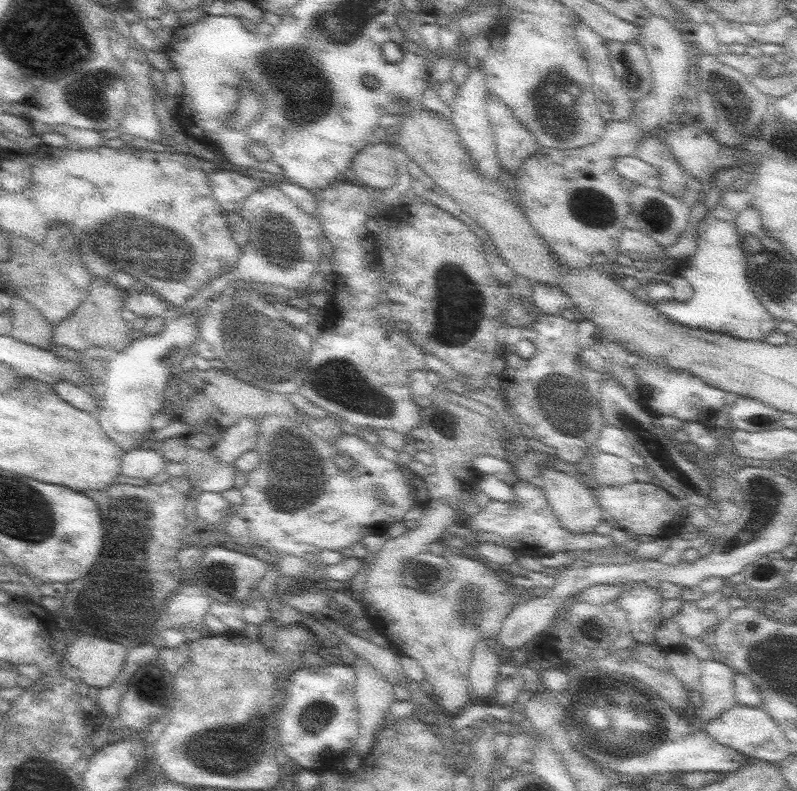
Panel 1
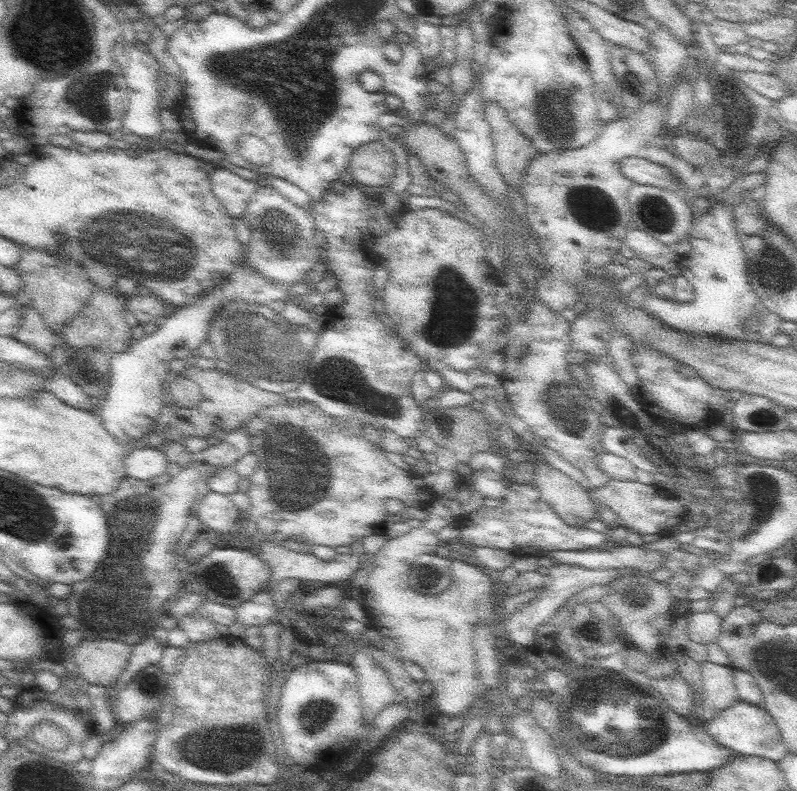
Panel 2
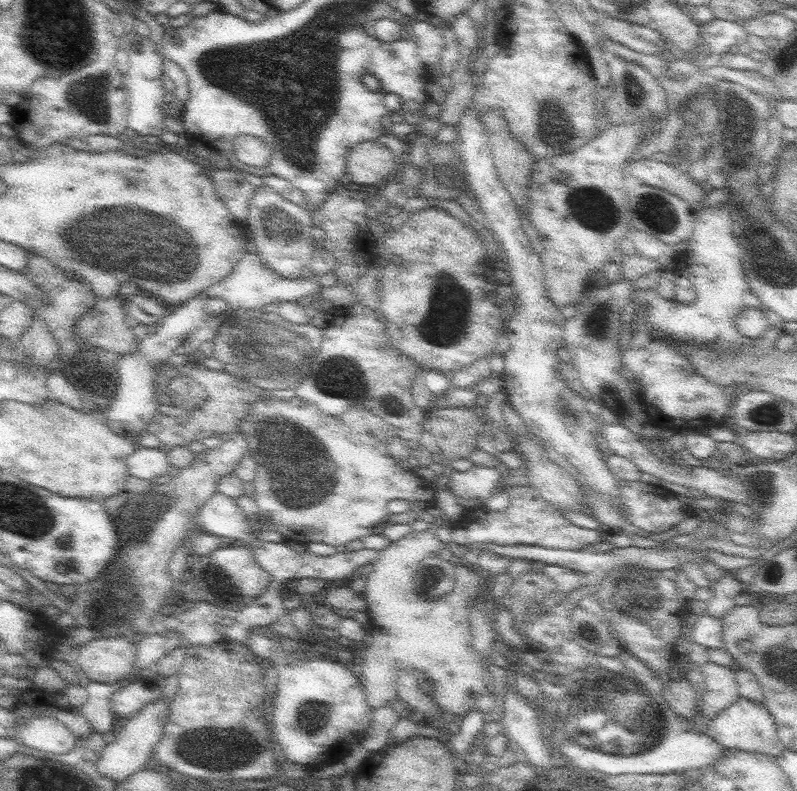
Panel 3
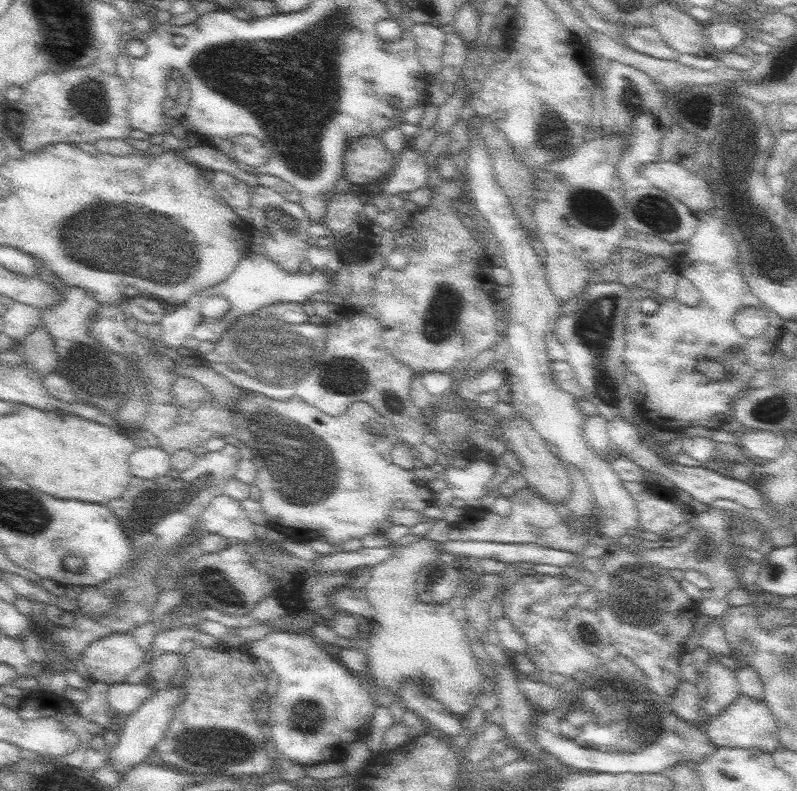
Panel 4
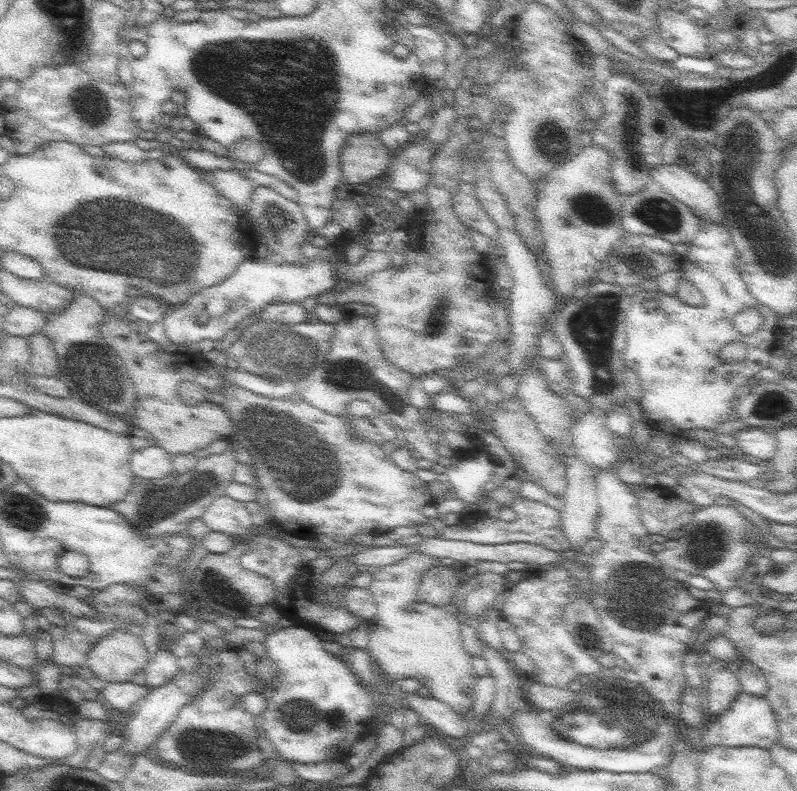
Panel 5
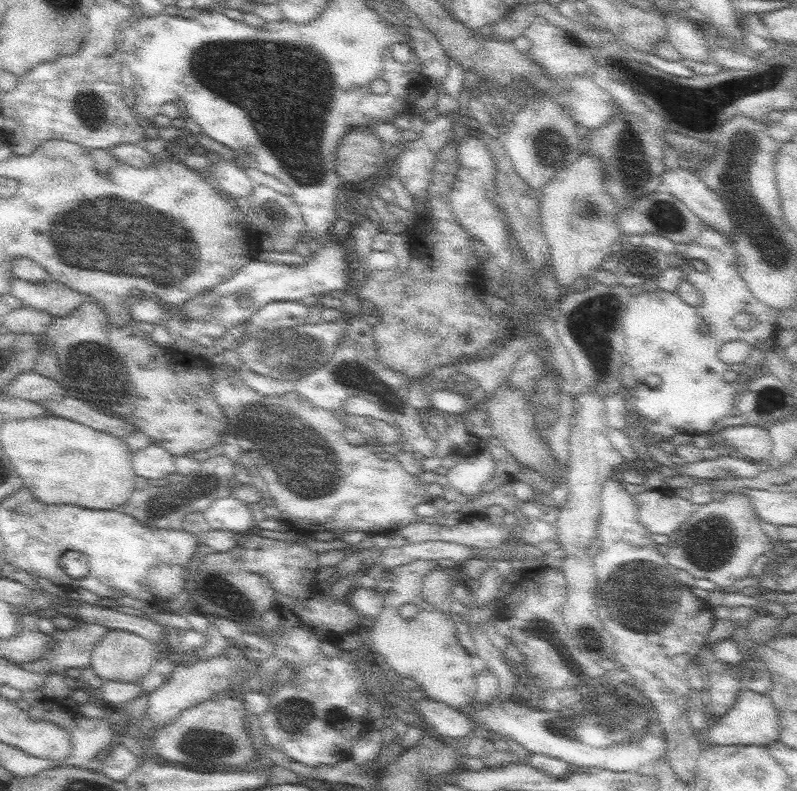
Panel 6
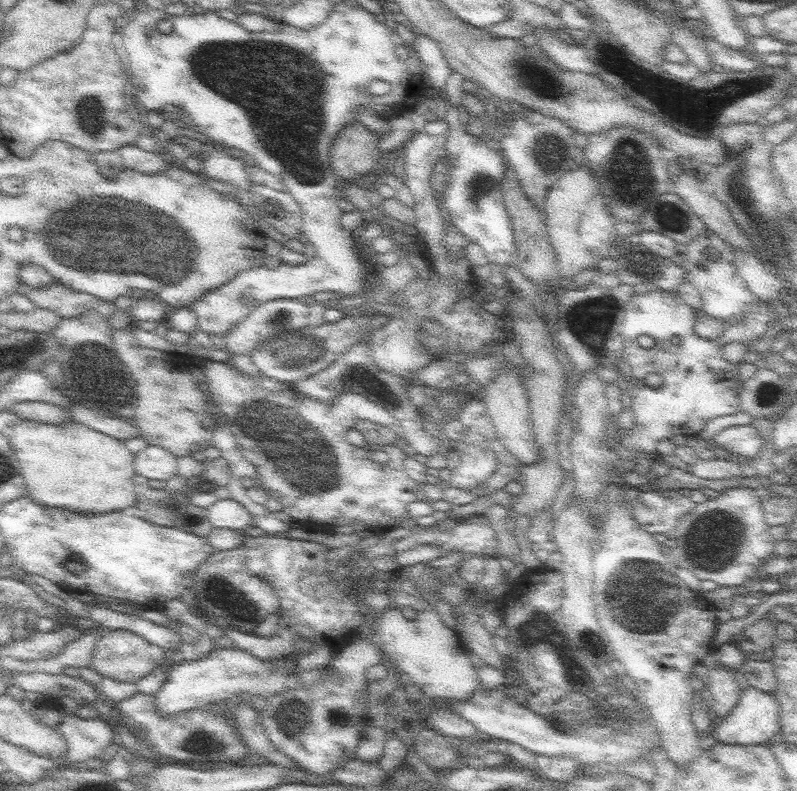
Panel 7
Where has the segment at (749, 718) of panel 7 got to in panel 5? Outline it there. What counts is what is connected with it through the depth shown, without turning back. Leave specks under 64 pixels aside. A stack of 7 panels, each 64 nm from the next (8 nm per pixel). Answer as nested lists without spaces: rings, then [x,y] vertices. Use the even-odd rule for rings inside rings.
[[[743,692],[735,698],[735,702],[725,710],[721,716],[707,720],[705,734],[701,738],[701,746],[705,750],[717,746],[717,748],[773,748],[773,744],[779,744],[779,726],[777,716],[763,696],[751,696],[749,692]]]

